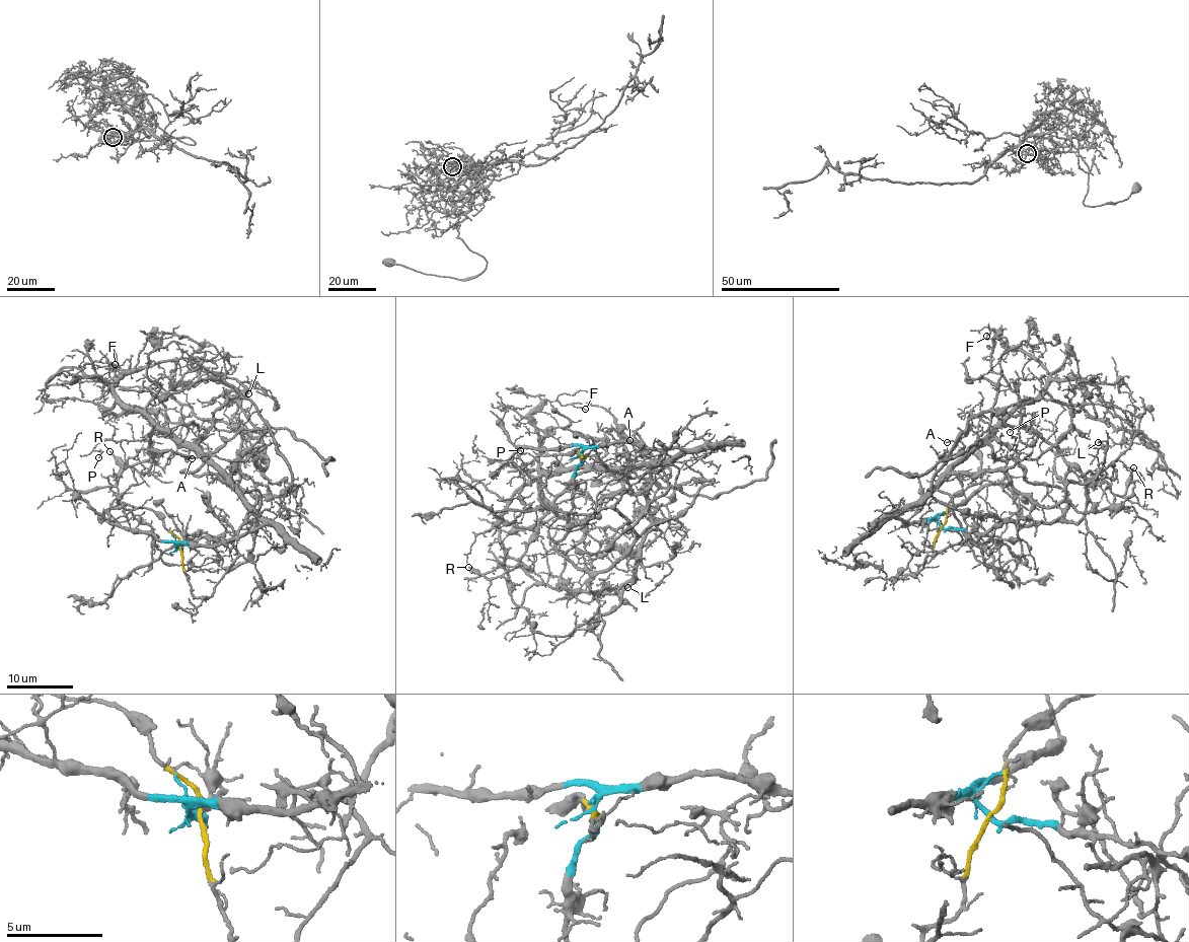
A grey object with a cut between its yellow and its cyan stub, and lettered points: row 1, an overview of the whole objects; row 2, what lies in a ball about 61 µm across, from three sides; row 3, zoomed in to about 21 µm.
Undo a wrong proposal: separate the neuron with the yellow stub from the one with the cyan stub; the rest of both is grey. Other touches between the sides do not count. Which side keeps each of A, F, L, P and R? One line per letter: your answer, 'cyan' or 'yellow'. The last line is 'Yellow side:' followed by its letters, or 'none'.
A: yellow
F: cyan
L: cyan
P: cyan
R: cyan
Yellow side: A

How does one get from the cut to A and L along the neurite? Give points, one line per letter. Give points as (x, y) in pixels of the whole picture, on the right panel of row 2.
A: (943, 527), (915, 576), (931, 555), (999, 521), (935, 498), (947, 451), (939, 458), (965, 447), (946, 443)
L: (943, 527), (897, 520), (956, 473), (1006, 472), (1051, 508), (1104, 464), (1098, 443)

